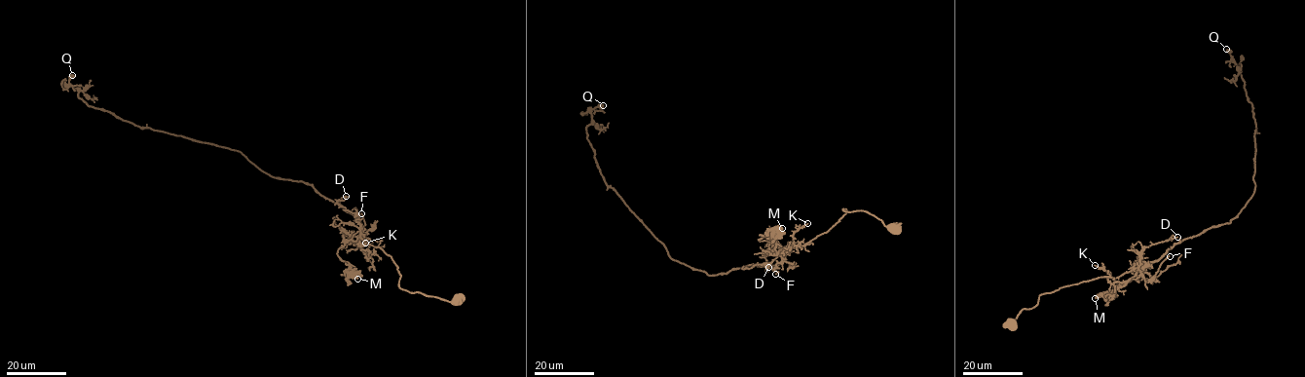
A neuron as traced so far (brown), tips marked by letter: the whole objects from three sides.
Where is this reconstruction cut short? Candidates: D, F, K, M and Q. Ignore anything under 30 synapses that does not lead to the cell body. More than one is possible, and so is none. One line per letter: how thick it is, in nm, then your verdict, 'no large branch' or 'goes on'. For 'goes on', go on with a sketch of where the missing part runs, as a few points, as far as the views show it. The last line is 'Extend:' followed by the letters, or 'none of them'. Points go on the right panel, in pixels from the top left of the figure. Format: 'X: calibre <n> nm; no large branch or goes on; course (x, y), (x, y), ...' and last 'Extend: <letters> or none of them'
D: calibre 160 nm; no large branch
F: calibre 180 nm; no large branch
K: calibre 130 nm; no large branch
M: calibre 500 nm; no large branch
Q: calibre 440 nm; no large branch
Extend: none of them

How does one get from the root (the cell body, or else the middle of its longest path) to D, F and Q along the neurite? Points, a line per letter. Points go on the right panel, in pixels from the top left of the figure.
D: (1013, 322), (1023, 309), (1037, 305), (1042, 294), (1100, 277), (1117, 278), (1134, 268), (1145, 247), (1177, 237)
F: (1013, 322), (1023, 309), (1037, 305), (1042, 294), (1100, 277), (1115, 278), (1135, 269), (1148, 281), (1170, 256)
Q: (1013, 322), (1042, 294), (1100, 277), (1117, 278), (1238, 216), (1255, 188), (1257, 130), (1241, 72), (1226, 49)

